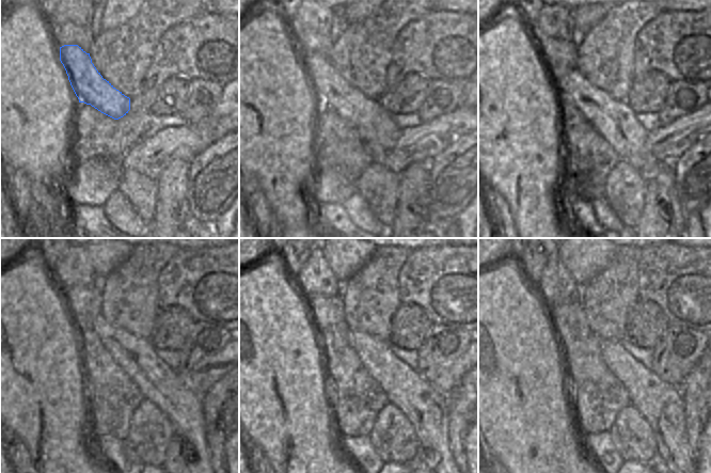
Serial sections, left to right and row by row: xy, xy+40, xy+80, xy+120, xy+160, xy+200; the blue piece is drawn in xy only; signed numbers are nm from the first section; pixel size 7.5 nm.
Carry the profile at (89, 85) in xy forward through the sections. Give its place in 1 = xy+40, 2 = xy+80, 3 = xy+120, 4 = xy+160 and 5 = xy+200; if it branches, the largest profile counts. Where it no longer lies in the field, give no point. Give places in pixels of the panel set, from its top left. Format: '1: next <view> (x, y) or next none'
1: next xy+40 (377, 129)
2: next xy+80 (613, 120)
3: next xy+120 (158, 383)
4: next xy+160 (425, 407)
5: next xy+200 (661, 404)

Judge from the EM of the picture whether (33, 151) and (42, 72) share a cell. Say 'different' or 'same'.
same

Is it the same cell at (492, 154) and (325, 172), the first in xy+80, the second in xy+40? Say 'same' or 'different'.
different

